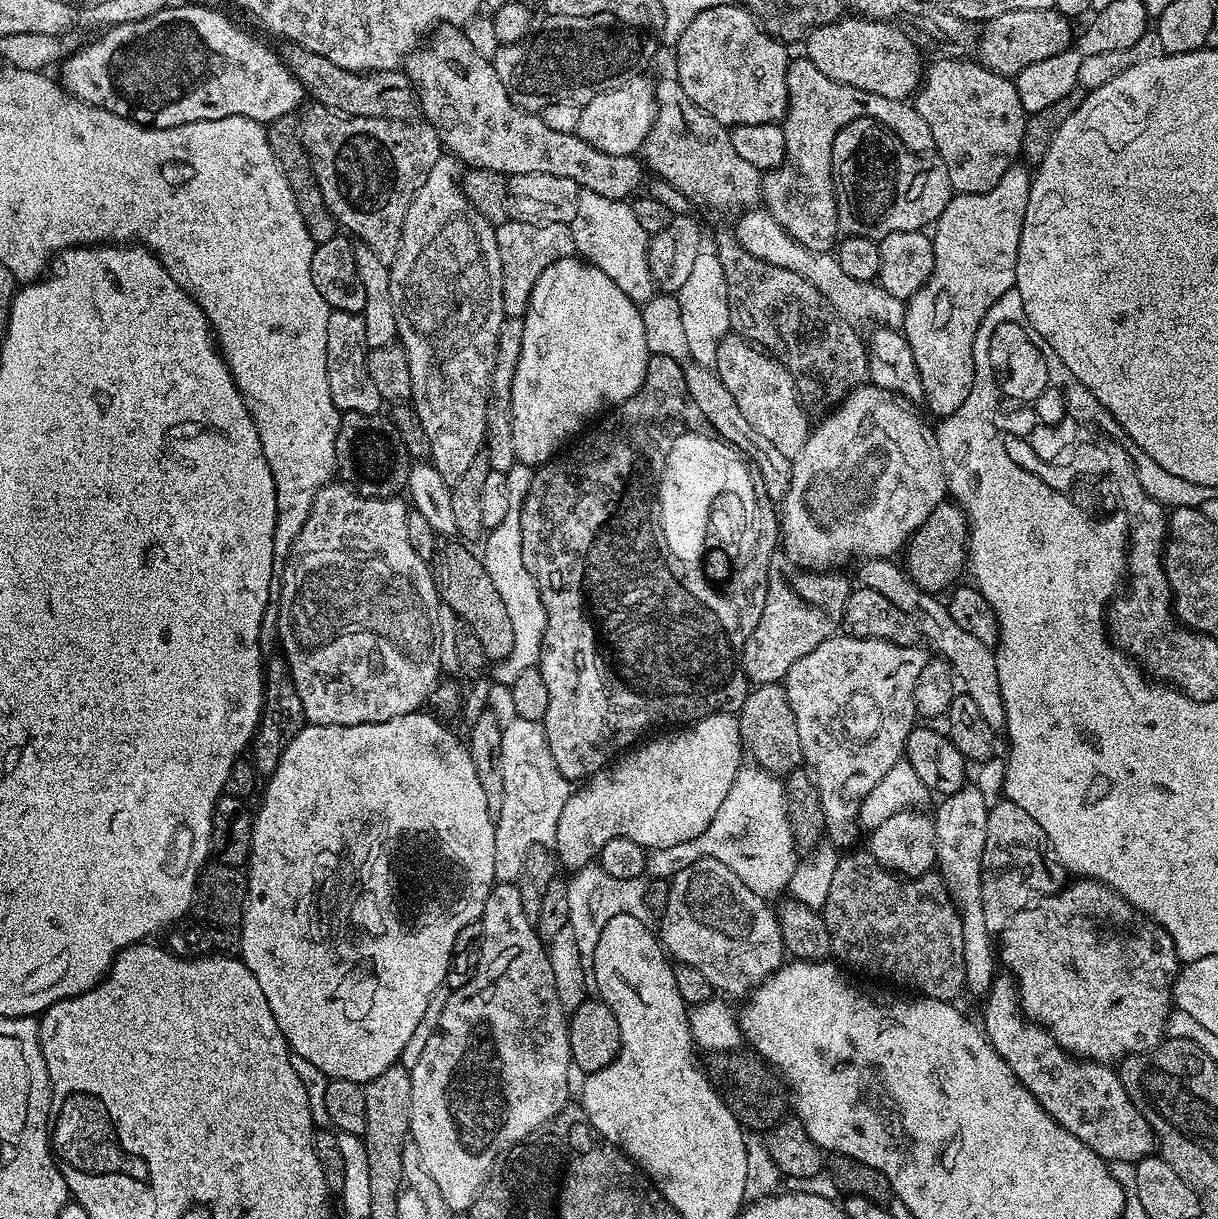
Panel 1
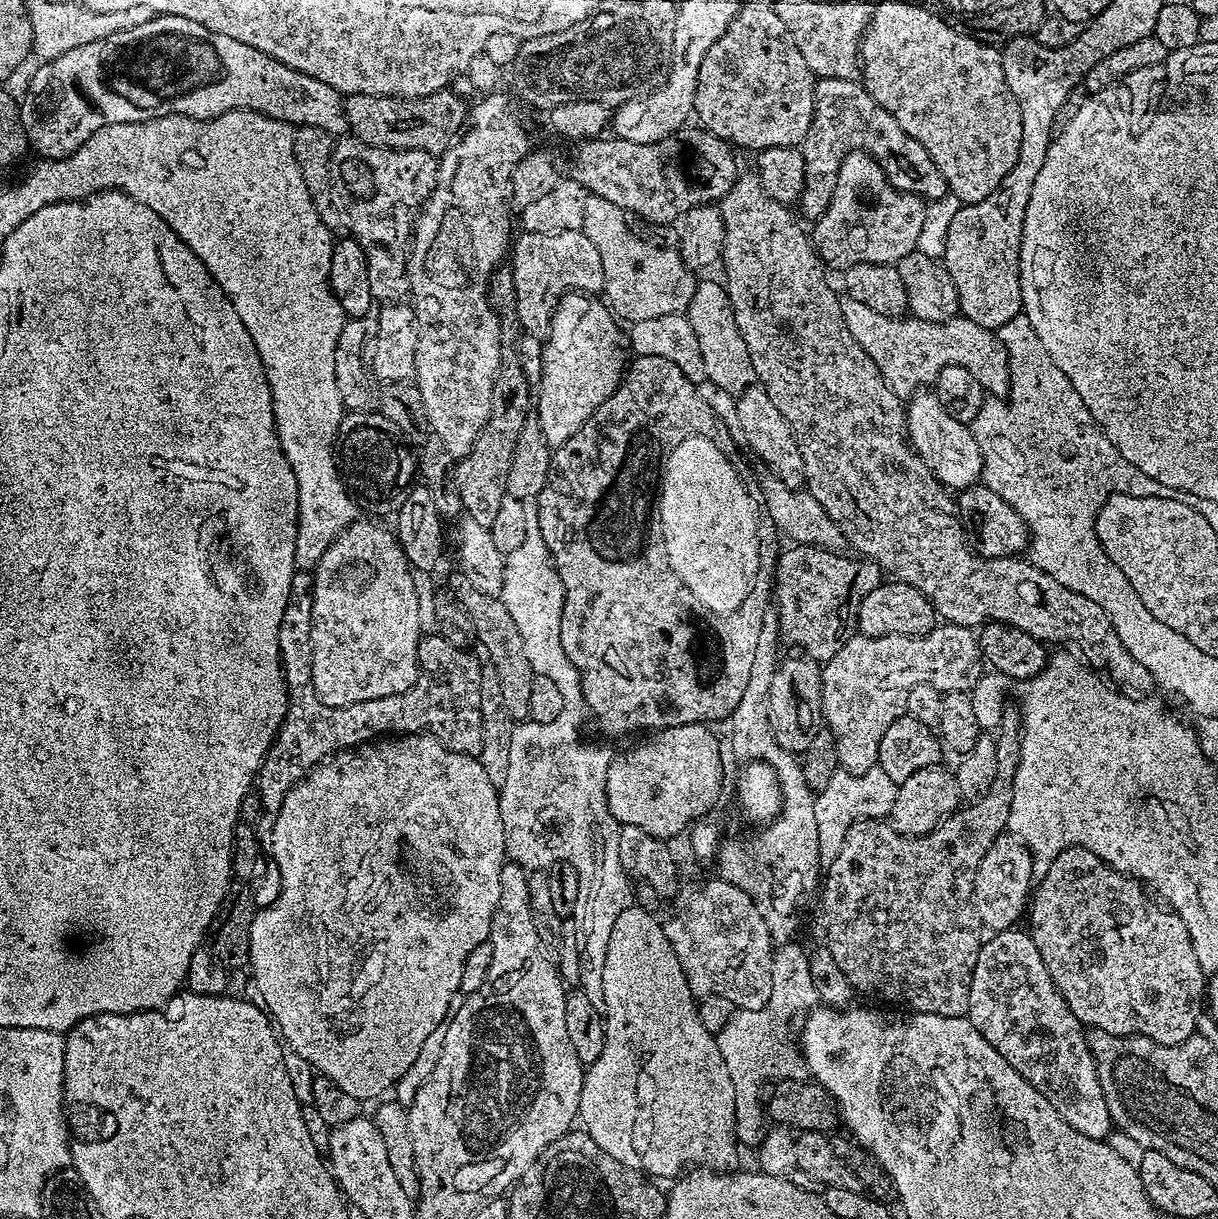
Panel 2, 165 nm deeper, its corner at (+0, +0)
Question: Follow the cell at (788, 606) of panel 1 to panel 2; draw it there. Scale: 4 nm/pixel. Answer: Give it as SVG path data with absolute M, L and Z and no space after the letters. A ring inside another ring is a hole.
M814 544L788 546L780 552L774 567L774 608L776 606L775 611L779 617L779 635L785 645L793 644L819 662L826 662L842 643L840 619L843 618L844 611L848 607L849 611L861 595L874 586L871 574L860 568L861 561L855 555L843 556L842 553L840 550L818 548Z

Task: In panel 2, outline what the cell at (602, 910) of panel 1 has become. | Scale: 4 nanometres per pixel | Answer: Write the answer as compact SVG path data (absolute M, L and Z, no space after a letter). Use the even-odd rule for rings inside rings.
M530 718L517 723L509 733L506 781L498 790L505 857L513 863L530 866L539 863L536 861L544 852L552 855L556 862L565 861L574 866L580 890L572 917L575 923L572 943L579 958L584 960L584 936L588 936L588 928L612 930L618 914L632 904L630 878L621 865L619 832L622 826L611 815L603 779L588 771L587 748L576 740L572 731L565 730L559 721L540 723Z

